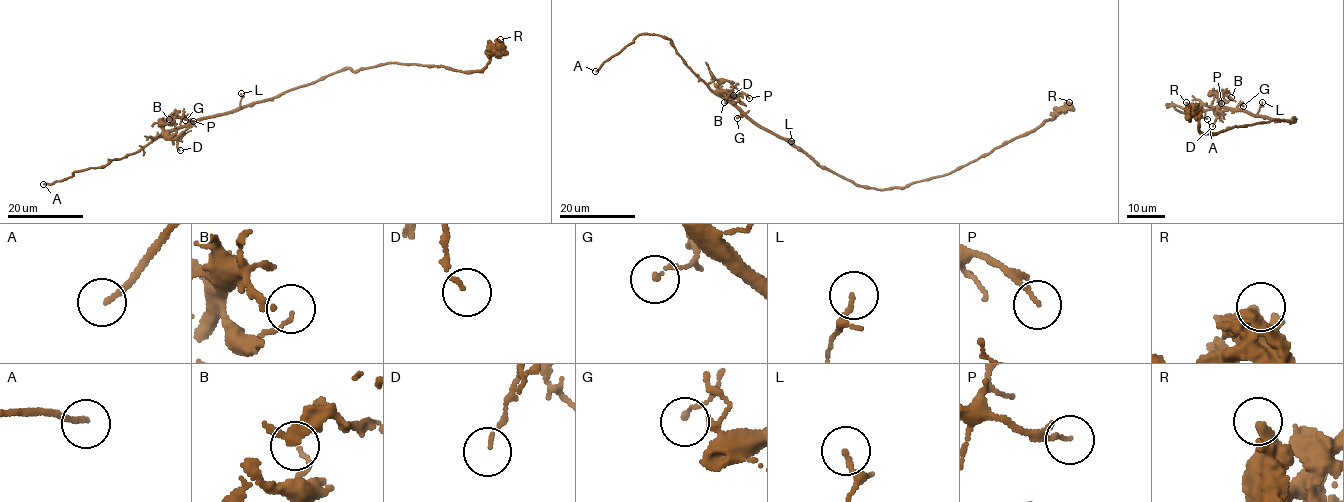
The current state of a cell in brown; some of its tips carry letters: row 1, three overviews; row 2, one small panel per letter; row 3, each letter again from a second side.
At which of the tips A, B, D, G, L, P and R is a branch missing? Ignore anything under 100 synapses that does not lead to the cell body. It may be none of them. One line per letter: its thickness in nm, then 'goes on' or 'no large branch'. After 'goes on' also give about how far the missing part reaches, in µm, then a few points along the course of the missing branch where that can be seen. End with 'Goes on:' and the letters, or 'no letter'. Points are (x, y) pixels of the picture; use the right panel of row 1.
A: 160 nm thick; goes on; about 10 µm are missing; missing branch runs (1207, 119), (1220, 120), (1232, 128)
B: 100 nm thick; no large branch
D: 80 nm thick; no large branch
G: 140 nm thick; no large branch
L: 110 nm thick; no large branch
P: 120 nm thick; no large branch
R: 380 nm thick; no large branch
Goes on: A

